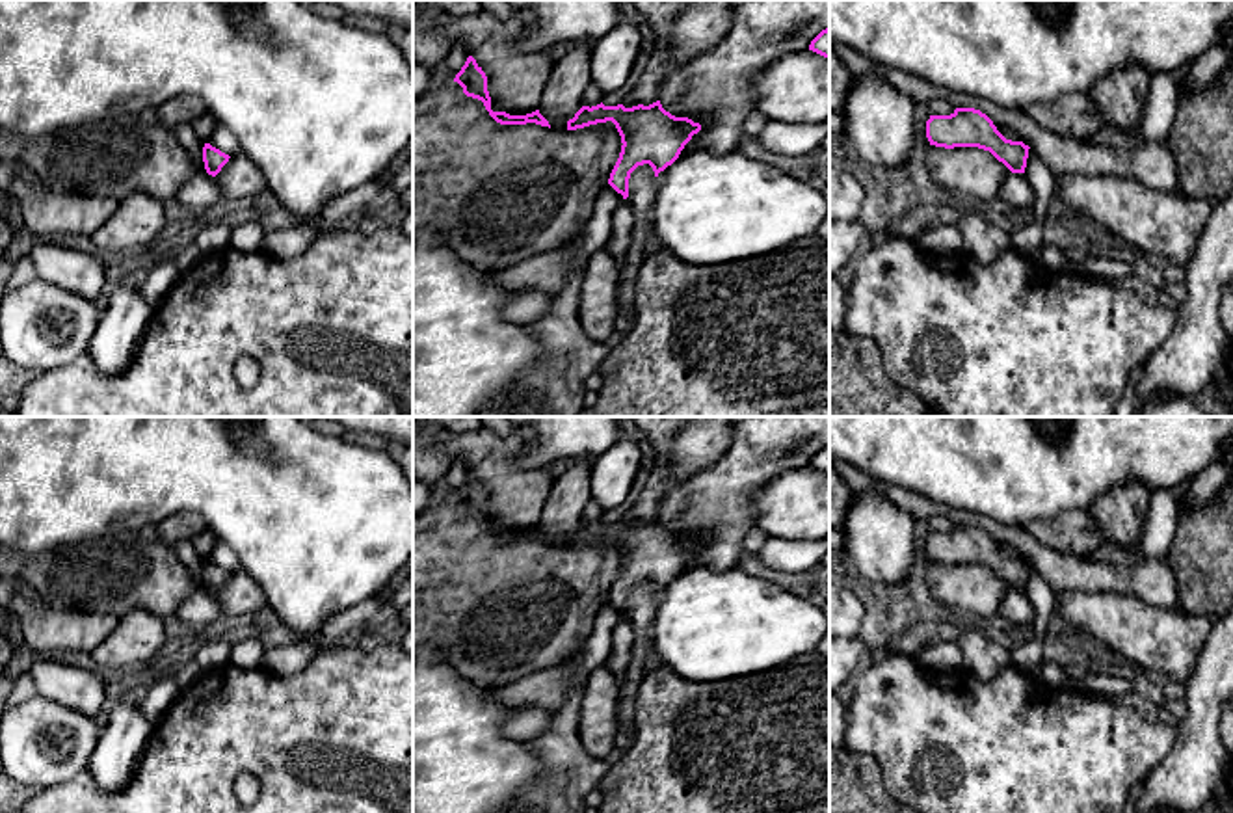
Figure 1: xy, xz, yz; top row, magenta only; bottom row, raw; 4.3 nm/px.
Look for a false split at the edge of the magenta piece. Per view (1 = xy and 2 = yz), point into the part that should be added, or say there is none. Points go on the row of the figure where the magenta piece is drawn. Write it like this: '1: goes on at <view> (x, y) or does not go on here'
1: does not go on here
2: does not go on here

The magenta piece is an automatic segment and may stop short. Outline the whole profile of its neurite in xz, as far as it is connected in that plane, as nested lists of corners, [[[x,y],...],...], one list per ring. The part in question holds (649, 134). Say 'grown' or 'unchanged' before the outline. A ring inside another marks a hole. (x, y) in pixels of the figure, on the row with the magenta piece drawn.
unchanged | [[[660,100],[643,106],[625,108],[582,106],[573,119],[567,121],[567,130],[584,128],[597,123],[612,121],[621,136],[621,153],[610,173],[608,184],[629,197],[630,173],[643,164],[649,164],[658,177],[671,166],[694,134],[701,130],[699,123],[688,117],[675,117],[666,112]]]

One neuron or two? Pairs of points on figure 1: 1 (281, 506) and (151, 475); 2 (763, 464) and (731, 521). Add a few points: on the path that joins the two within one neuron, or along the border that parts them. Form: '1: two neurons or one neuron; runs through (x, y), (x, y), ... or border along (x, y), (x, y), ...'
1: one neuron; runs through (250, 475), (183, 475)
2: one neuron; runs through (748, 479), (731, 495), (731, 506)

